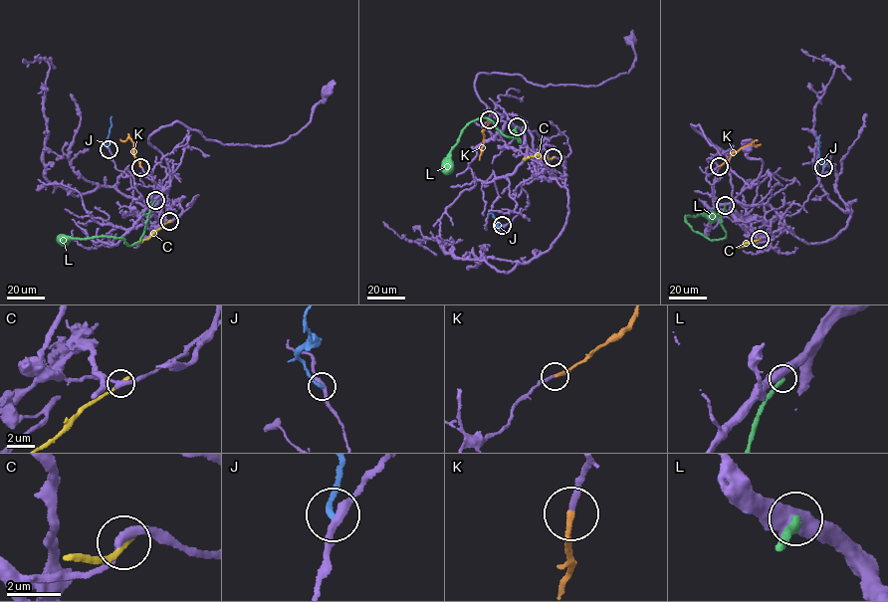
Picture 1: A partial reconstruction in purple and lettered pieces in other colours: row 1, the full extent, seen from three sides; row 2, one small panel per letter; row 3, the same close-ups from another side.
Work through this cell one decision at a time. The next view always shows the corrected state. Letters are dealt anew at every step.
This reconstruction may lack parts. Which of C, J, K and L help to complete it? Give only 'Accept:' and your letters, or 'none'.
Accept: K

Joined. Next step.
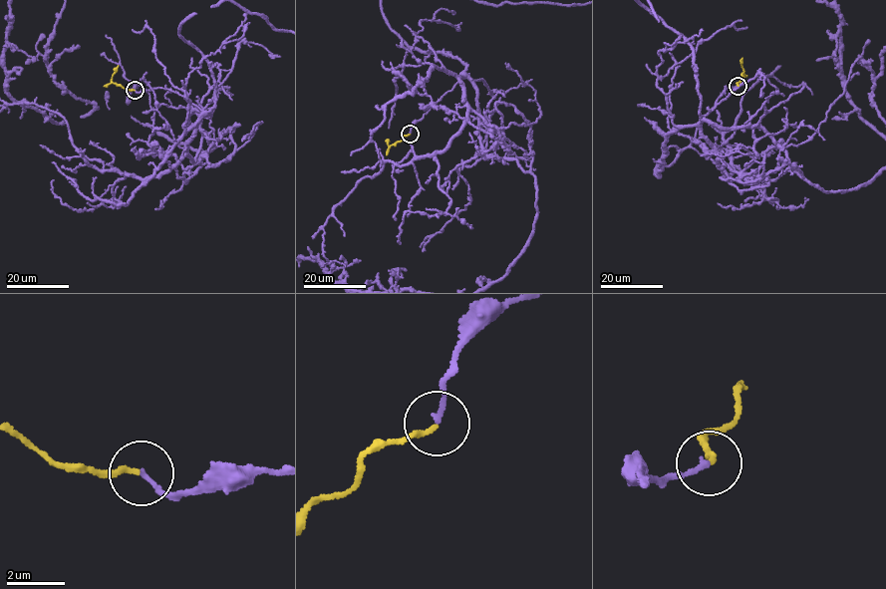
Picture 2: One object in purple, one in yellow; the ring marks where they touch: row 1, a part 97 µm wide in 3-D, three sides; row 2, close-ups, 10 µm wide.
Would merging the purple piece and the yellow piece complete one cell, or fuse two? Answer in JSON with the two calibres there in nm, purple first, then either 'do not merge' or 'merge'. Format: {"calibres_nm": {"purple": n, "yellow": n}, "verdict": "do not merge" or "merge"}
{"calibres_nm": {"purple": 150, "yellow": 170}, "verdict": "merge"}

